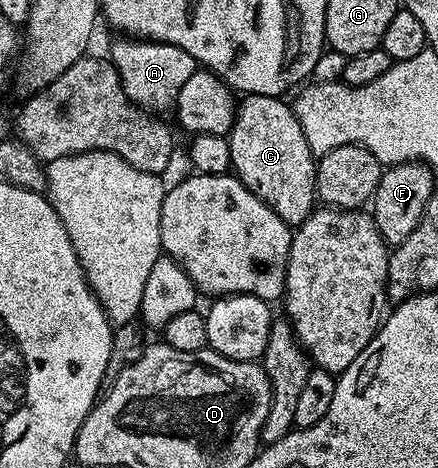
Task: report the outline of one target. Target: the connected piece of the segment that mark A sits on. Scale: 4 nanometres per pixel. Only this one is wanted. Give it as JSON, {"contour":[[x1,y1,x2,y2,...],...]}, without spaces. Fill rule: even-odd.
{"contour":[[118,36,110,46,108,61,118,70,126,95,147,112,173,111,180,88,196,69,194,58,184,48,163,42,148,42,133,36]]}

